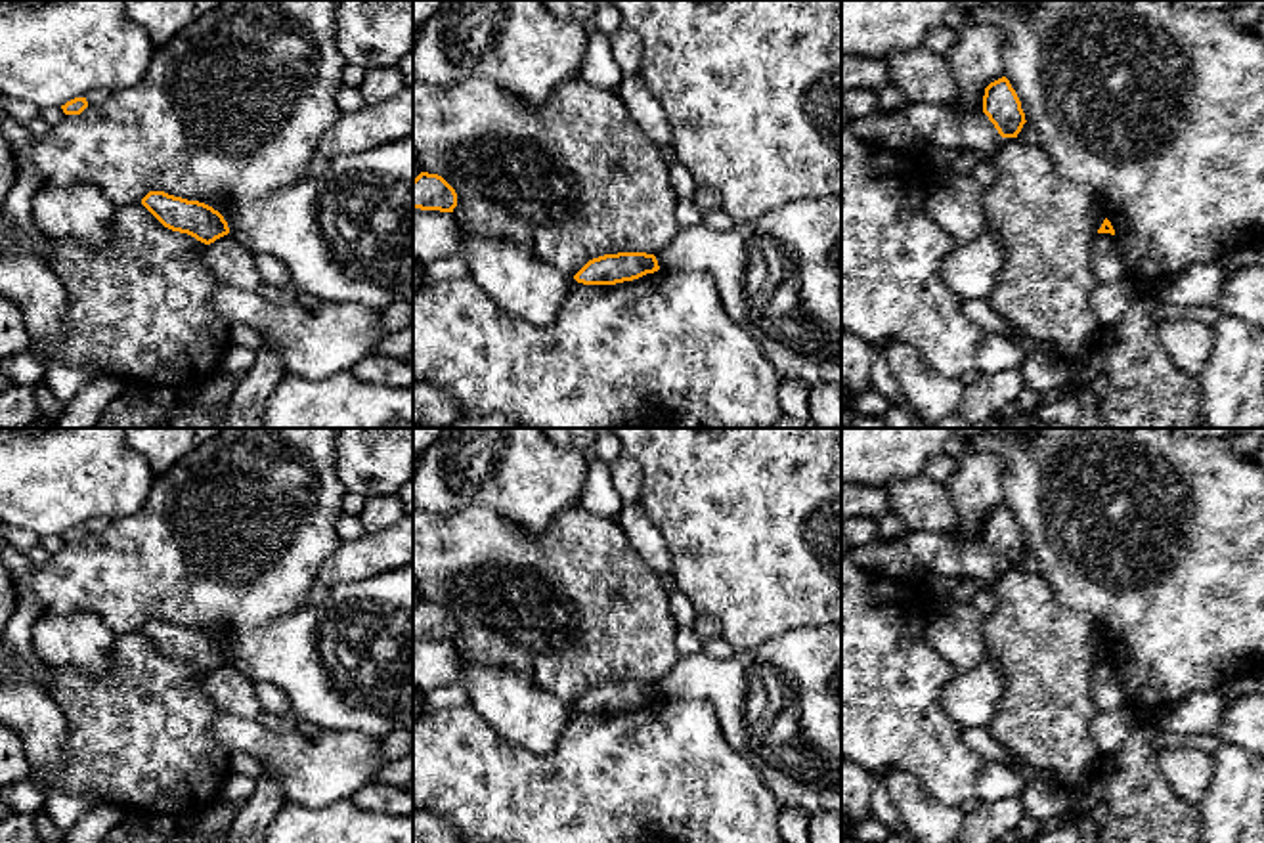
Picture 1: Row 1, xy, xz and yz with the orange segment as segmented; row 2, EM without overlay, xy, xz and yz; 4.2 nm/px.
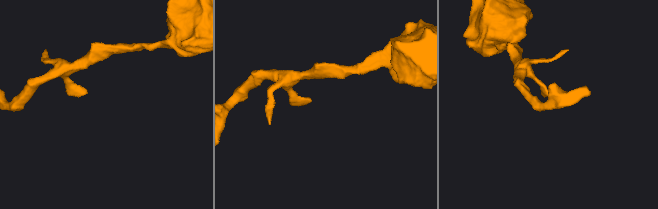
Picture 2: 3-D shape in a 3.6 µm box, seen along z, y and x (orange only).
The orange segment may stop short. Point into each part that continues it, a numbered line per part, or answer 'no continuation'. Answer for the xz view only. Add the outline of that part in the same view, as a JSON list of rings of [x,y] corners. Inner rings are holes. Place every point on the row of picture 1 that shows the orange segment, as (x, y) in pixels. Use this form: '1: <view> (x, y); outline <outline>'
no continuation

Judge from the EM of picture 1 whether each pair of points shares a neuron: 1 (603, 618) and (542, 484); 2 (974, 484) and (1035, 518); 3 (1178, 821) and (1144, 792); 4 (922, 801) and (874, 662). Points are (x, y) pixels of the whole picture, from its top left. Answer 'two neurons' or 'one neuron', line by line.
1: two neurons
2: two neurons
3: one neuron
4: two neurons

